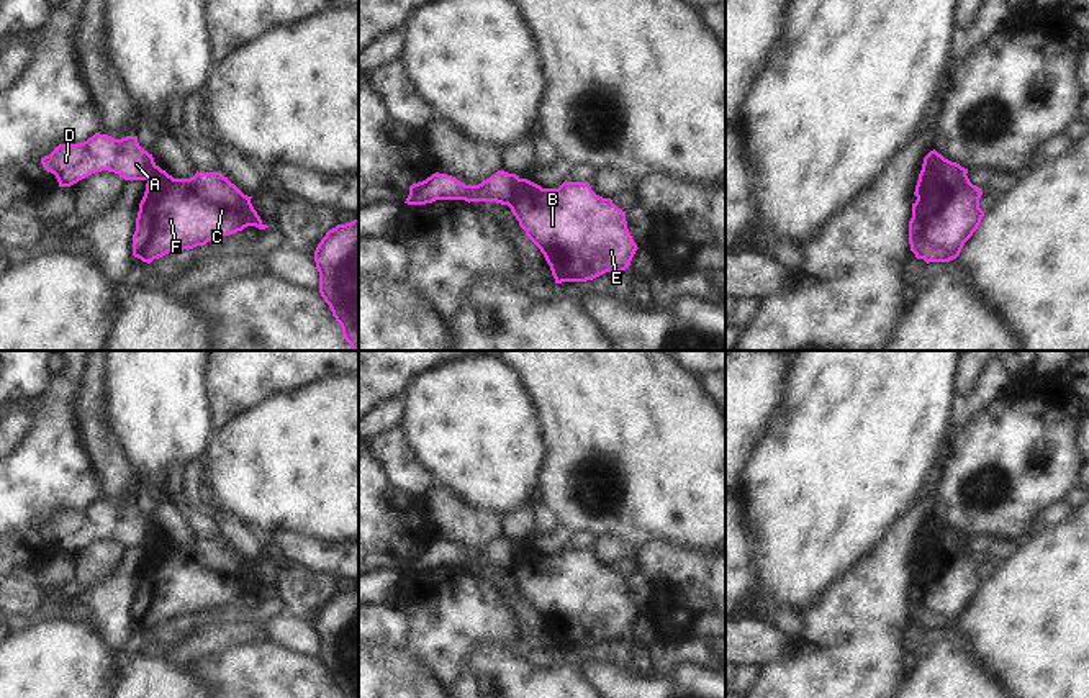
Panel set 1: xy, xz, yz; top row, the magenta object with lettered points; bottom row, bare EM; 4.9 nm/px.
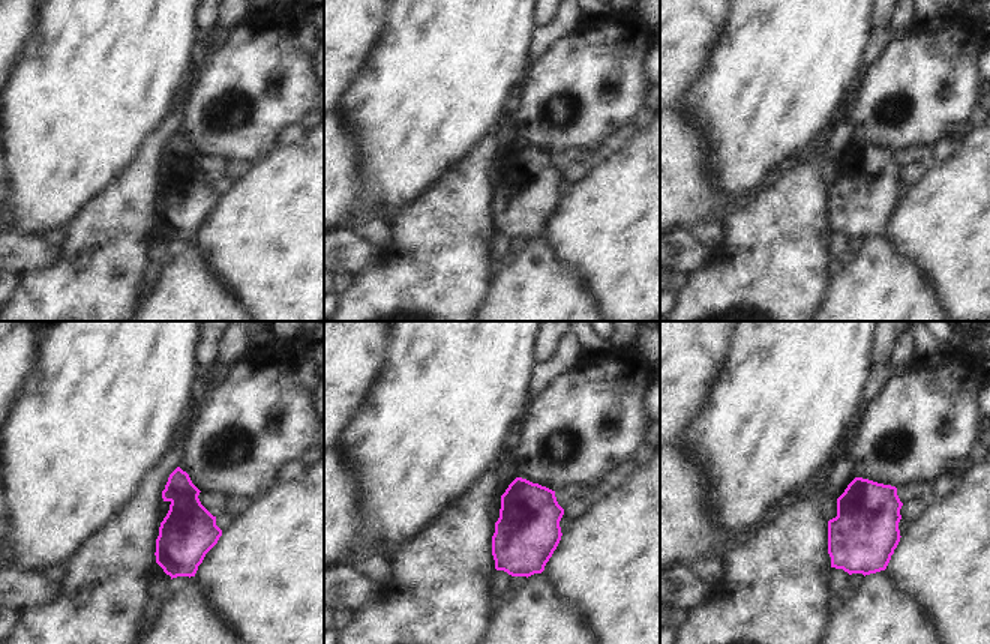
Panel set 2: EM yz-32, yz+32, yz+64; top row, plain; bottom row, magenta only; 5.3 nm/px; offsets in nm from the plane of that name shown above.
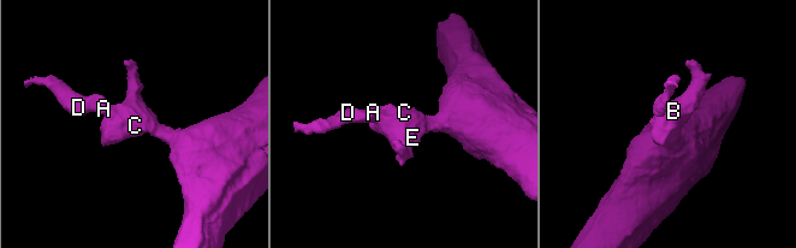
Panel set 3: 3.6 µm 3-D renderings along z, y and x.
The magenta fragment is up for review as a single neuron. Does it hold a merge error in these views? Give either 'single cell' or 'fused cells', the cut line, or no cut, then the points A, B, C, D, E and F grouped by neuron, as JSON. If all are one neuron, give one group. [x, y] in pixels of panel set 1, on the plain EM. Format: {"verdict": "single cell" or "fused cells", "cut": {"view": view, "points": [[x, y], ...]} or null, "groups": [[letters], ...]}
{"verdict": "fused cells", "cut": {"view": "yz", "points": [[942, 523], [927, 533], [919, 544]]}, "groups": [["A", "D"], ["B", "C", "E", "F"]]}

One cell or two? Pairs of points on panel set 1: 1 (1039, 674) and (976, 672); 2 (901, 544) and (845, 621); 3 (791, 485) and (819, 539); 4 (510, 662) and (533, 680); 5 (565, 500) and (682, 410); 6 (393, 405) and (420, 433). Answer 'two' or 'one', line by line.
1: two
2: one
3: one
4: one
5: one
6: two

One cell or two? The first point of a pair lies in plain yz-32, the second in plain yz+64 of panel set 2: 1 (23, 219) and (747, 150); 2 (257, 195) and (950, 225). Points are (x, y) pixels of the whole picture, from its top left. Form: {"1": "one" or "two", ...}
{"1": "one", "2": "one"}

